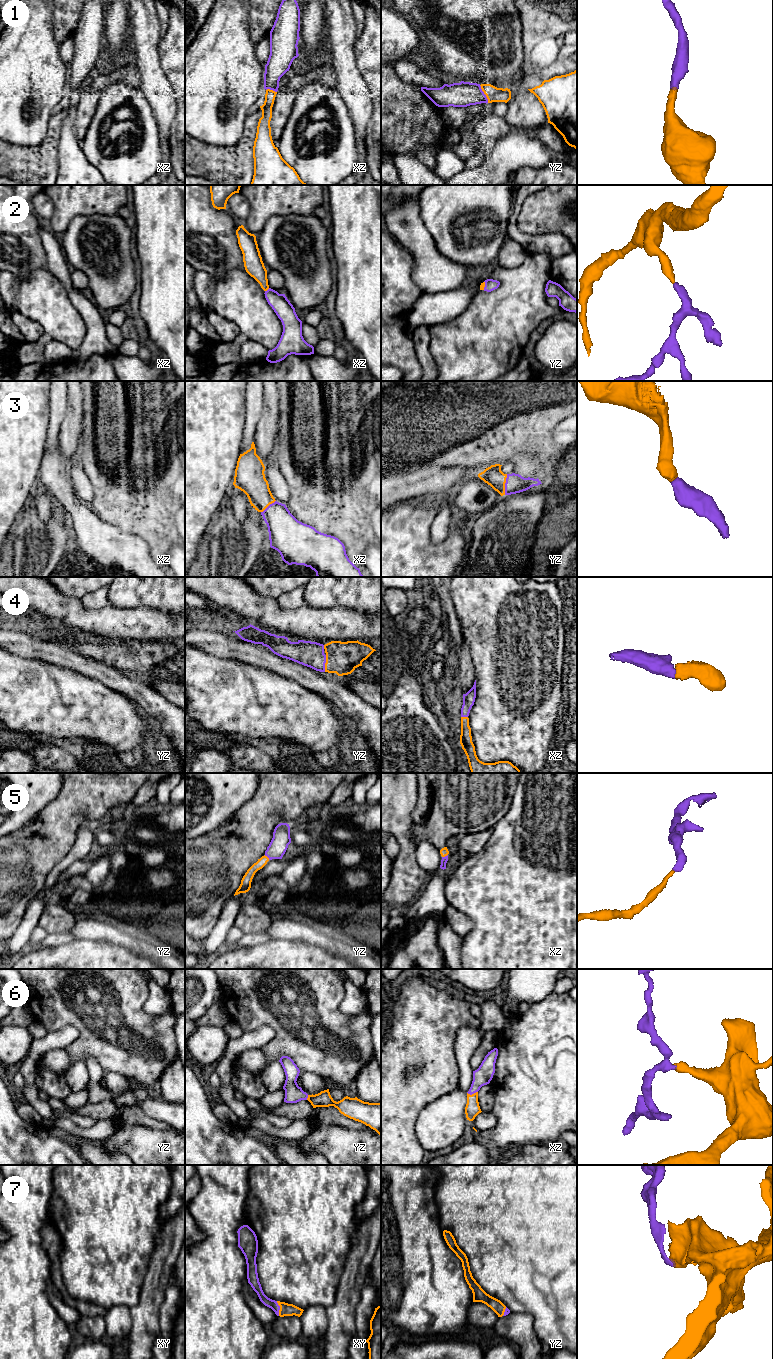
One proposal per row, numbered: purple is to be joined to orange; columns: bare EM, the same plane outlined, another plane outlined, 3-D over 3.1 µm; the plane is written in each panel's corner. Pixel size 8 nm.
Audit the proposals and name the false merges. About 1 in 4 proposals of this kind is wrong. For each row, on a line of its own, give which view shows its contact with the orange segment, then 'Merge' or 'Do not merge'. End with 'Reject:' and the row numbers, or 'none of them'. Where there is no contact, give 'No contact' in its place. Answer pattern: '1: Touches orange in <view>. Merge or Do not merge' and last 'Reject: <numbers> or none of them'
1: Touches orange in yz. Merge
2: Touches orange in xz. Merge
3: Touches orange in yz. Merge
4: Touches orange in yz. Merge
5: Touches orange in yz. Merge
6: Touches orange in xz. Merge
7: Touches orange in xy. Merge
Reject: none of them

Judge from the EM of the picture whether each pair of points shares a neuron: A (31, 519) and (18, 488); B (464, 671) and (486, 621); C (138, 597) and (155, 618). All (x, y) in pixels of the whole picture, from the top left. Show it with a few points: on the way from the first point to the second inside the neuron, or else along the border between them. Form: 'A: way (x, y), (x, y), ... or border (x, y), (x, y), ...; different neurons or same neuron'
A: border (30, 501), (13, 524); different neurons
B: border (463, 639), (469, 651), (476, 679); different neurons
C: border (122, 607), (150, 606), (167, 612); different neurons

